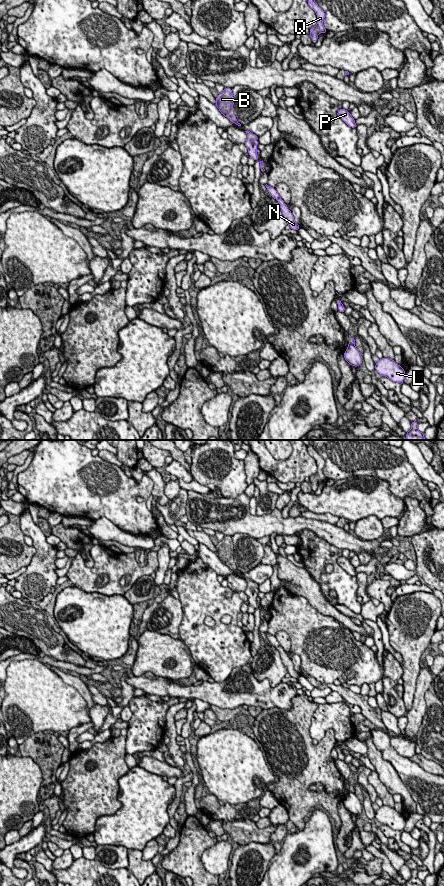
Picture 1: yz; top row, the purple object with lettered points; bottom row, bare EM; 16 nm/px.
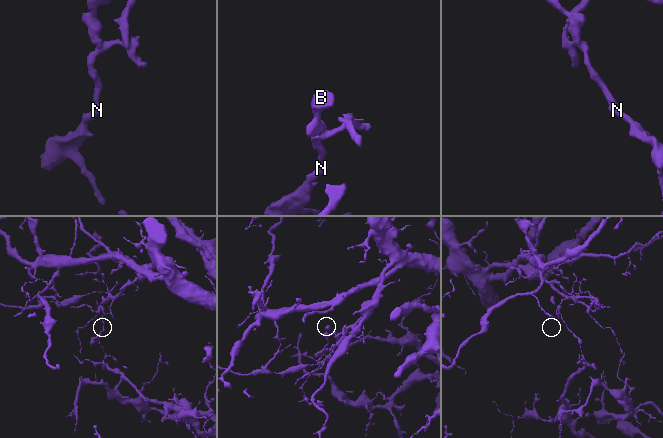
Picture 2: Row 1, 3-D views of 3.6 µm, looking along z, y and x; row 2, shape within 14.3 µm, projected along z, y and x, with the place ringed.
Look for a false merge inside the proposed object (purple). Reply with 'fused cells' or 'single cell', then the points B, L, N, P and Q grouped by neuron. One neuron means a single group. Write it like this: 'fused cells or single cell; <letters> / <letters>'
fused cells; B N Q / L P

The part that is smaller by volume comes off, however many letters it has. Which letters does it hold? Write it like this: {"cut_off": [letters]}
{"cut_off": ["B", "N", "Q"]}

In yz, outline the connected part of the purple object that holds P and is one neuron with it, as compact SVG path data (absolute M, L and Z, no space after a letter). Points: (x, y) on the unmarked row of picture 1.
M339 557L337 563L351 576L356 576L355 567L351 564L350 560L345 557Z

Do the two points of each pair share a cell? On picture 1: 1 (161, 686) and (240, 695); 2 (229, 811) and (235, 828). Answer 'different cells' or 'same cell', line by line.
1: same cell
2: different cells

